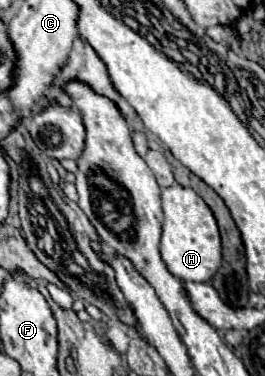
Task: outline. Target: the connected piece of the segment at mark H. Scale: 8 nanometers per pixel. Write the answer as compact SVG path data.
M174 184L162 190L162 238L160 254L172 276L190 282L208 282L220 268L220 234L208 204L190 188Z

